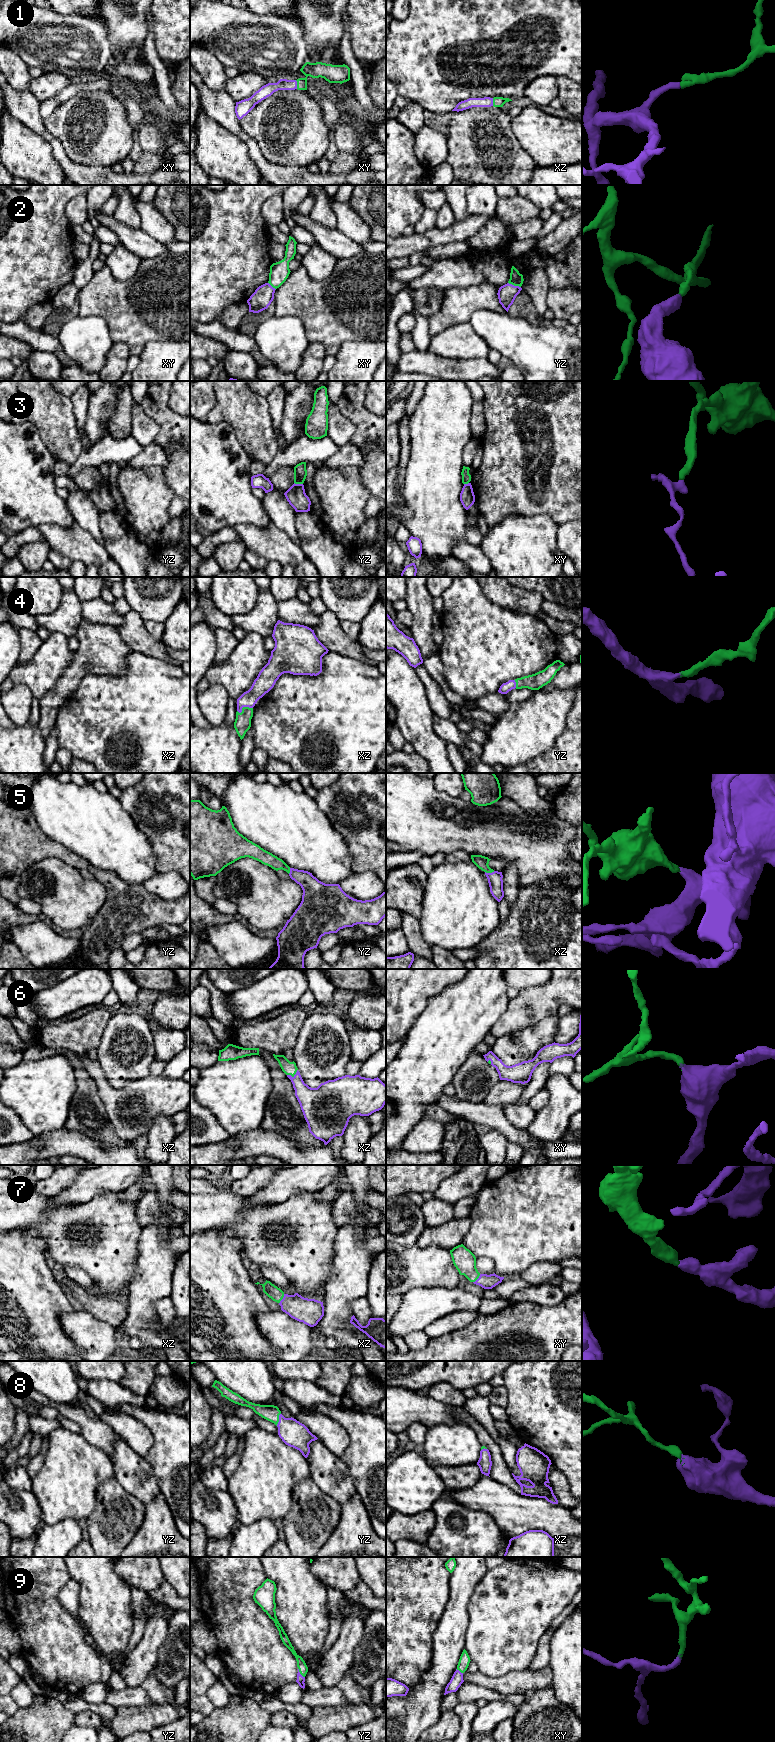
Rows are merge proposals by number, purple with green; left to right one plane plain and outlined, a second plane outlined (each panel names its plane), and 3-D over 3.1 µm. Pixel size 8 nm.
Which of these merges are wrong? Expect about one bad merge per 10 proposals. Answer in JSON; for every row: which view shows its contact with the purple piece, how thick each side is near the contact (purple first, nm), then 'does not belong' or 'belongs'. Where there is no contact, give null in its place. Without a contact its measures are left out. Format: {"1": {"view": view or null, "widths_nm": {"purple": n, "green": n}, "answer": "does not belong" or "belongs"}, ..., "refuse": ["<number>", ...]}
{"1": {"view": "xy", "widths_nm": {"purple": 100, "green": 130}, "answer": "belongs"}, "2": {"view": "yz", "widths_nm": {"purple": 150, "green": 110}, "answer": "does not belong"}, "3": {"view": "yz", "widths_nm": {"purple": 160, "green": 110}, "answer": "does not belong"}, "4": {"view": "xz", "widths_nm": {"purple": 150, "green": 140}, "answer": "belongs"}, "5": {"view": "xz", "widths_nm": {"purple": 120, "green": 100}, "answer": "belongs"}, "6": {"view": "xz", "widths_nm": {"purple": 200, "green": 110}, "answer": "belongs"}, "7": {"view": "xz", "widths_nm": {"purple": 200, "green": 110}, "answer": "belongs"}, "8": {"view": "yz", "widths_nm": {"purple": 200, "green": 130}, "answer": "belongs"}, "9": {"view": "yz", "widths_nm": {"purple": 70, "green": 80}, "answer": "belongs"}, "refuse": ["2", "3"]}

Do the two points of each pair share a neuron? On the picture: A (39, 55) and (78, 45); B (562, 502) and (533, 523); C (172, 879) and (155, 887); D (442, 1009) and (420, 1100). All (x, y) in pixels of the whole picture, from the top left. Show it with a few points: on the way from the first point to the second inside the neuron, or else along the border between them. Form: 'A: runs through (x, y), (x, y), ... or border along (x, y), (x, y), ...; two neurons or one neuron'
A: runs through (49, 45), (68, 45); one neuron
B: border along (521, 514), (549, 515), (558, 524); two neurons
C: runs through (168, 883), (165, 886), (159, 886); one neuron
D: runs through (442, 1032), (441, 1040), (420, 1071), (420, 1077); one neuron

